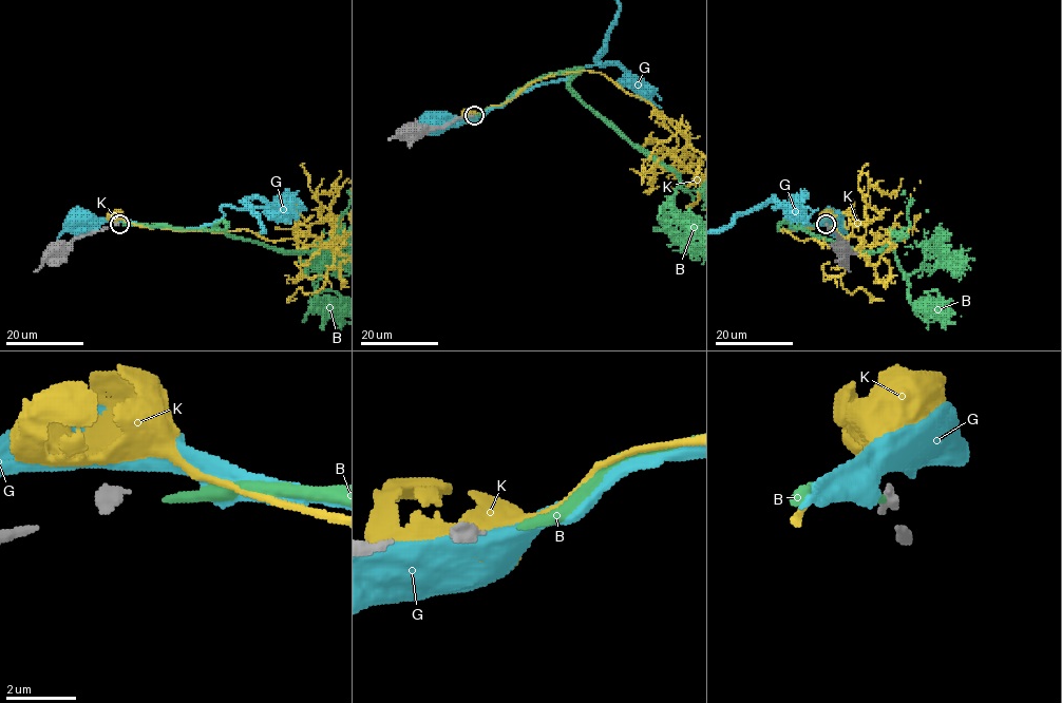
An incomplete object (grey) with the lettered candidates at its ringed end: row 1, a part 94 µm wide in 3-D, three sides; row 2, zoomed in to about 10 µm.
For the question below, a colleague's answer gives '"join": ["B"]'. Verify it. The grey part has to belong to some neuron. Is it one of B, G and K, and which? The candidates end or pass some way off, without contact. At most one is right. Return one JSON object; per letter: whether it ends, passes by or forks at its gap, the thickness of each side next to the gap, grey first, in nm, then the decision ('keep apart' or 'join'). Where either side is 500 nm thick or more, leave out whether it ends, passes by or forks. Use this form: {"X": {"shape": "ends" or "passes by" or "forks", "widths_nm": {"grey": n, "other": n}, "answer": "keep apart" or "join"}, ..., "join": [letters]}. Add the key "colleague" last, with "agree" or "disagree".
{"B": {"shape": "ends", "widths_nm": {"grey": 360, "other": 260}, "answer": "join"}, "G": {"widths_nm": {"grey": 360, "other": 500}, "answer": "keep apart"}, "K": {"widths_nm": {"grey": 360, "other": 850}, "answer": "keep apart"}, "join": ["B"], "colleague": "agree"}

